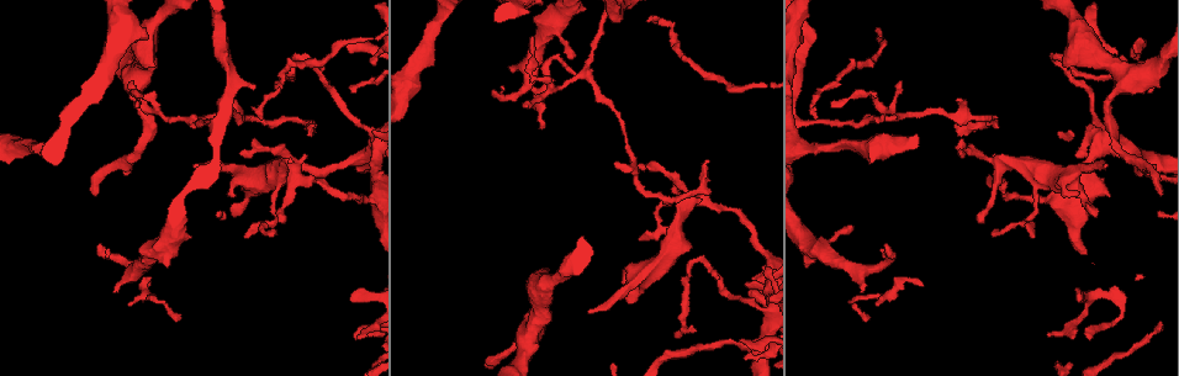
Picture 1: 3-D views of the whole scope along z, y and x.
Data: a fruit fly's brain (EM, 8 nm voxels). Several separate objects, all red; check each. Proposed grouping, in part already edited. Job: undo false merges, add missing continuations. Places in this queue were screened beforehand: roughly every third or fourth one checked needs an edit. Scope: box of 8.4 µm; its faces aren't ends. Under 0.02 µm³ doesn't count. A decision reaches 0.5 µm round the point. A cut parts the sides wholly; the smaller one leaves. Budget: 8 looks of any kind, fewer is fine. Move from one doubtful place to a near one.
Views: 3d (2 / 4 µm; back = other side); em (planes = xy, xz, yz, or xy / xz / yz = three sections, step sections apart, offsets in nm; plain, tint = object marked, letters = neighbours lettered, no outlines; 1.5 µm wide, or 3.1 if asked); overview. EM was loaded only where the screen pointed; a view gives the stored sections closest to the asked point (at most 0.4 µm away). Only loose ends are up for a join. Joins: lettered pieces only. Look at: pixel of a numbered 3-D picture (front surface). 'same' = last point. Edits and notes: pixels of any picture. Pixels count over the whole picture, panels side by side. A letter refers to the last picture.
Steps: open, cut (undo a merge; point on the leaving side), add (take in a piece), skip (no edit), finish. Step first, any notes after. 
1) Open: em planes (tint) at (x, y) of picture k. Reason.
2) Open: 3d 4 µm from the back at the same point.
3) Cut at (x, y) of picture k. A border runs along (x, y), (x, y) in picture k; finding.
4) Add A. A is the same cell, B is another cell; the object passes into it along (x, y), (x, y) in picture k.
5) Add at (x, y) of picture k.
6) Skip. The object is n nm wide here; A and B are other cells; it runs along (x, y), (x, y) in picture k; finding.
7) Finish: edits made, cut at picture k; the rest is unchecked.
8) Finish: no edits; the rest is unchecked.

Open: 3d 2 µm at (193, 122) of picture 1. A fork.

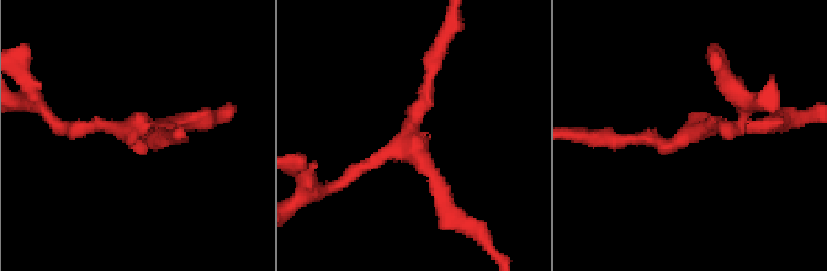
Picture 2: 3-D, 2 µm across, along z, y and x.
Open: em planes (plain) at (414, 147) of picture 2.

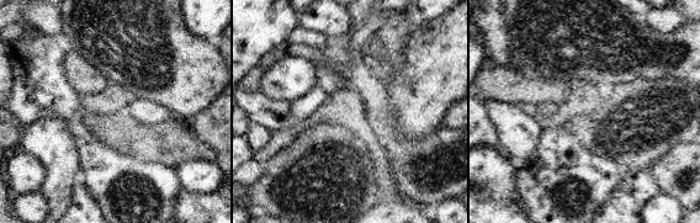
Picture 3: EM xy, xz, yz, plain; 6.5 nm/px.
Open: em planes (letters) at the same point. See the neighbours.

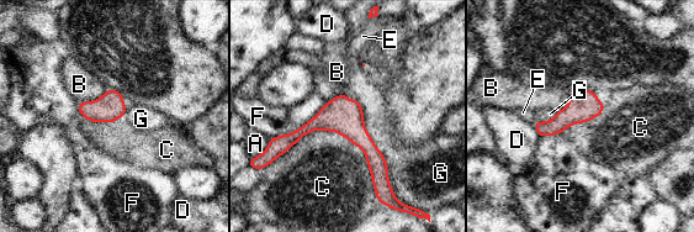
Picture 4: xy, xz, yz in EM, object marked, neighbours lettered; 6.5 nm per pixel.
Skip. A, B, C, D, E, F and G are other cells; one neuron here.

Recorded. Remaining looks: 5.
Open: 3d 4 µm from the back at (574, 58) of picture 1. Free end.

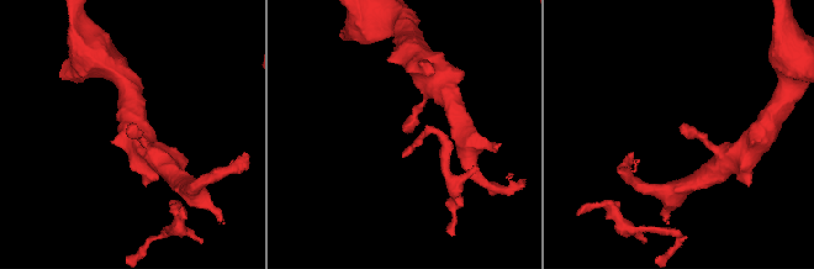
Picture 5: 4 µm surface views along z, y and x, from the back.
Open: em xz step 8 (letters) at (683, 124) of picture 5. Now the EM.

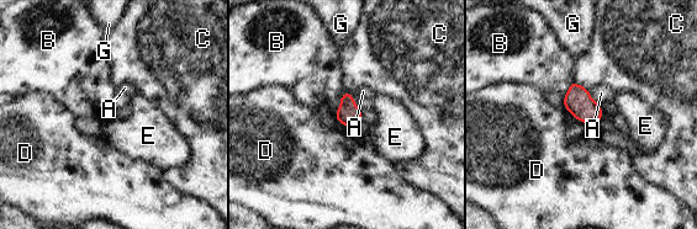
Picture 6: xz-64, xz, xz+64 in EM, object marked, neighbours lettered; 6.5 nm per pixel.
Skip. The object is 150 nm wide here; the longest contact is with B, 180 nm; A, B, C, D, E and G are other cells; none of them fits.

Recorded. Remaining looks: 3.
Open: 3d 4 µm from the back at (654, 22) of picture 1. Thin end.

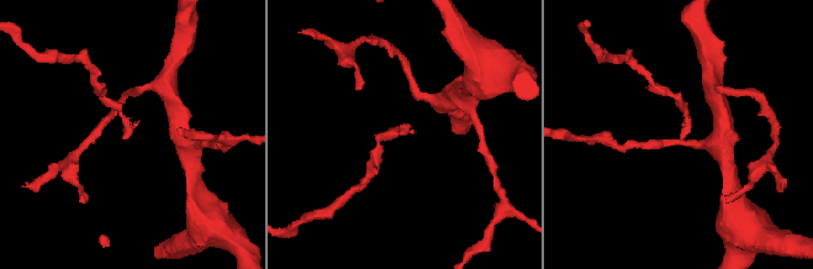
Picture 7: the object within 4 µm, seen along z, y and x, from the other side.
Open: em xy step 4 (tint) at (123, 138) of picture 7. Shape alone is not enough.

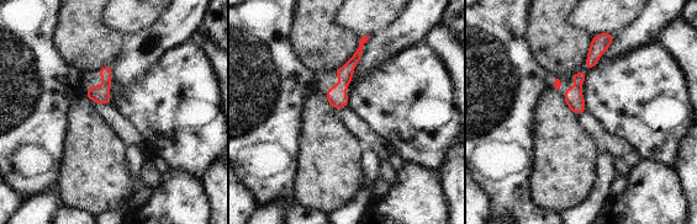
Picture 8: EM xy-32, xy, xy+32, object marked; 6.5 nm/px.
Open: em planes (letters) at the same point.

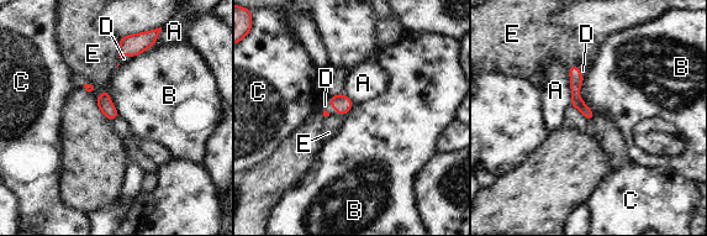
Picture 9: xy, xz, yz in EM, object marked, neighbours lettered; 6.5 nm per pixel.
Add at (325, 105) of picture 9. The object is 80 nm wide here; D is the same cell, A, B, C and E are other cells; the object passes into it along (342, 104), (333, 105), (325, 105) in picture 9; the neuron continues.

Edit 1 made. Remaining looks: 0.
Finish: edits made, add at picture 9; the rest is unchecked.

